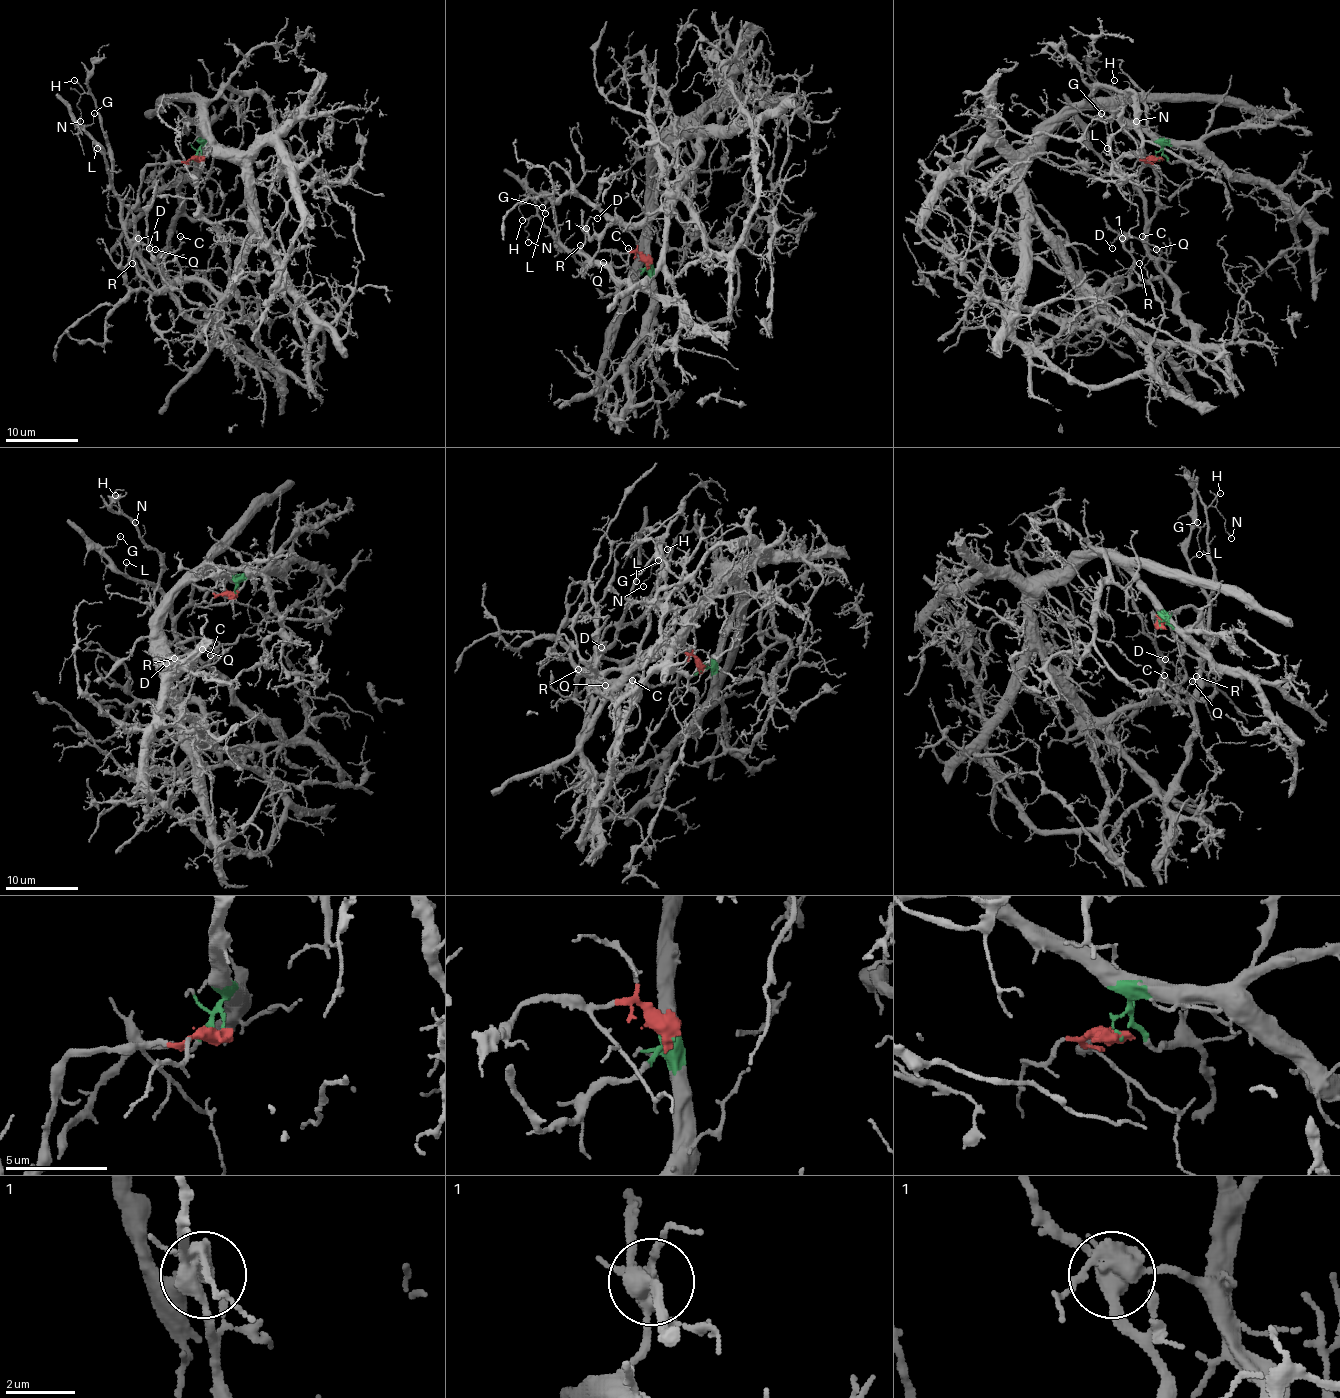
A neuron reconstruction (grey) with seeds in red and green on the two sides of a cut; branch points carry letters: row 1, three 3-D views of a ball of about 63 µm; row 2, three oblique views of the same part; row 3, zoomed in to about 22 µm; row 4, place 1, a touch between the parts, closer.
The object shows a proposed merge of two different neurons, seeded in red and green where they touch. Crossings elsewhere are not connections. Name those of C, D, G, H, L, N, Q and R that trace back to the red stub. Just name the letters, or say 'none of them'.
C, D, G, H, L, N, Q, R

